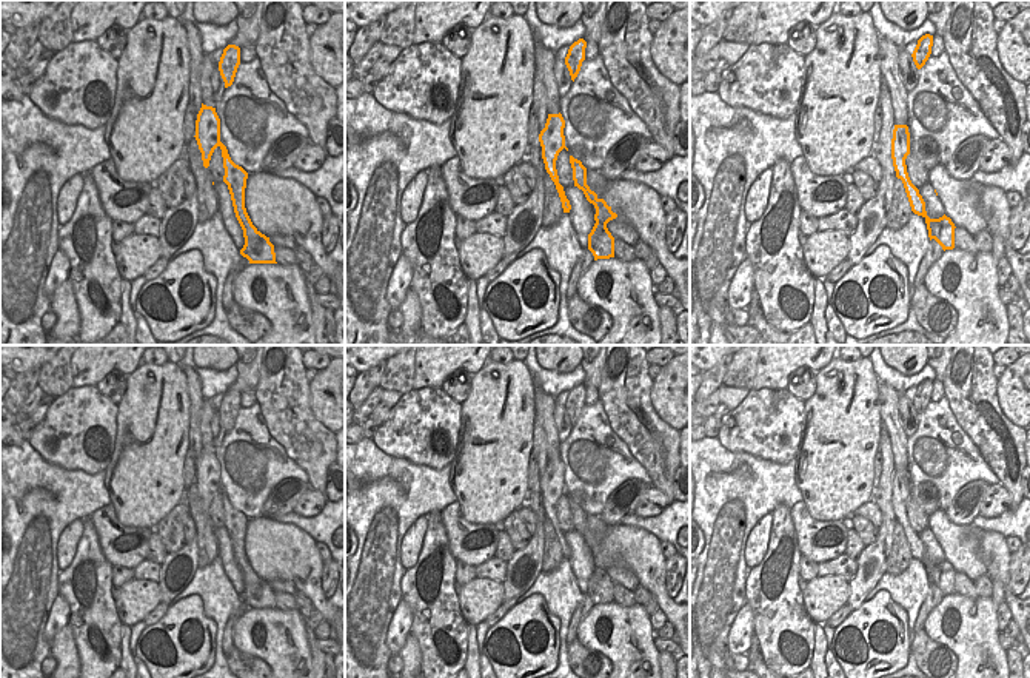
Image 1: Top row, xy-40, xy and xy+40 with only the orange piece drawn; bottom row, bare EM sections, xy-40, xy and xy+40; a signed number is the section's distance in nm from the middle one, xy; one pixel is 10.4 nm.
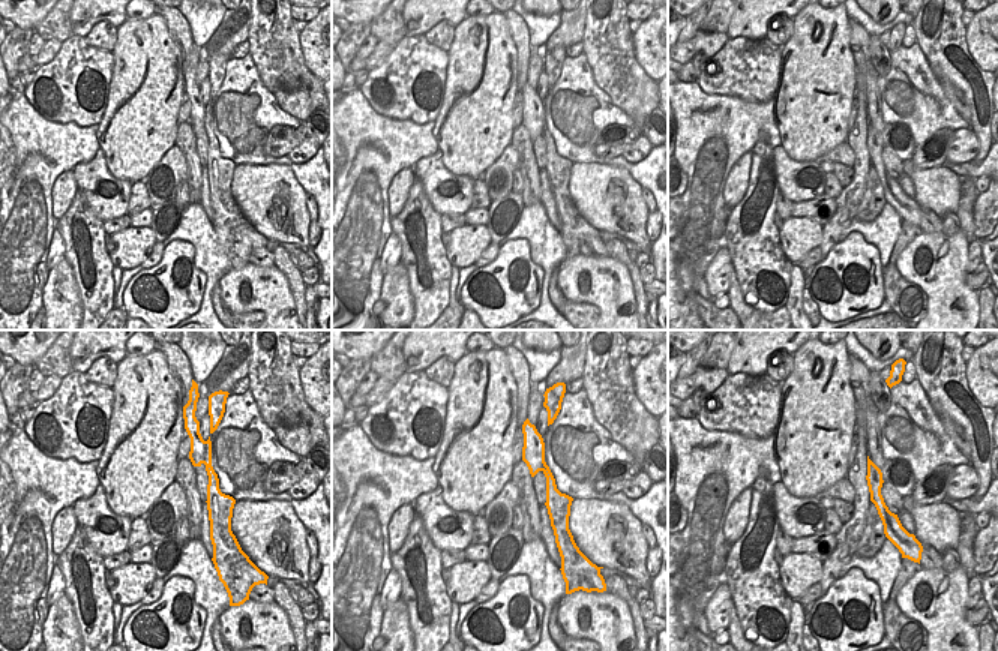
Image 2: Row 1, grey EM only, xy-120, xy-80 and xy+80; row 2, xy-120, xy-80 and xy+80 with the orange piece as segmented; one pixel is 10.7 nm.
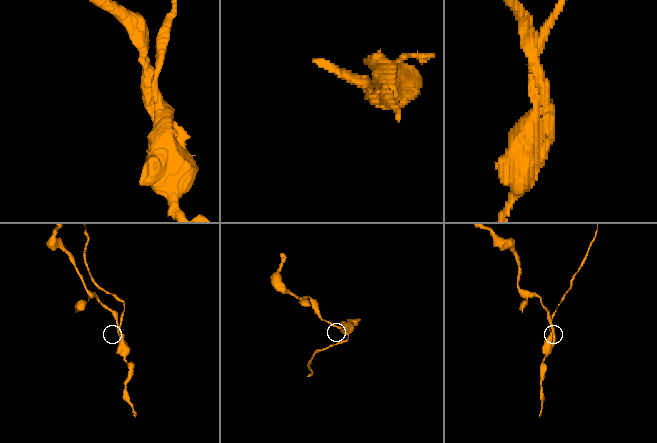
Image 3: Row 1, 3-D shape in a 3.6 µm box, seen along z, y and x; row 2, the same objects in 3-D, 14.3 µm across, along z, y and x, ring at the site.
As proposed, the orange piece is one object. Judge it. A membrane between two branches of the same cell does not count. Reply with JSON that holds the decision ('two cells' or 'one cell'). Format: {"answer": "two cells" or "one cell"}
{"answer": "two cells"}

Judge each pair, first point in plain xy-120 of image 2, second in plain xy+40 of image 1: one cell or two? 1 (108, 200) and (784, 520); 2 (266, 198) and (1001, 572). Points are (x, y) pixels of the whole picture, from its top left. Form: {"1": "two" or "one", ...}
{"1": "two", "2": "one"}

